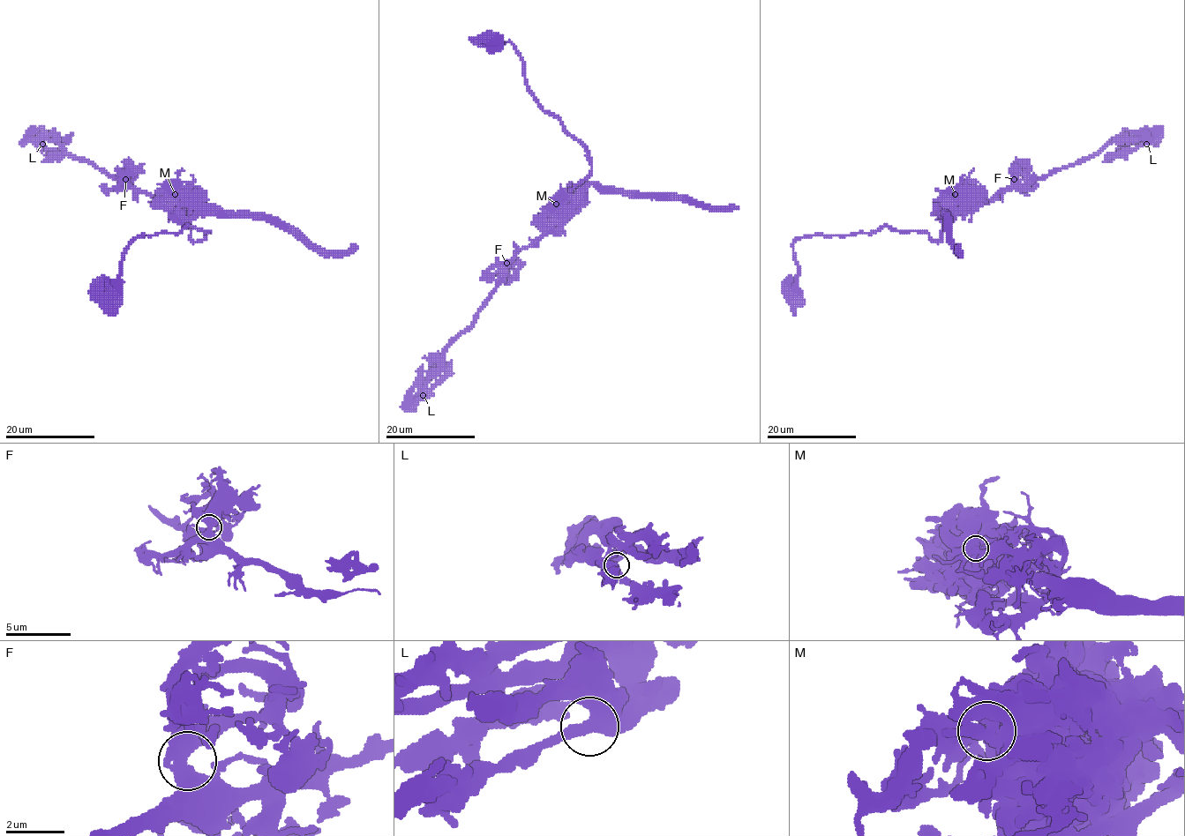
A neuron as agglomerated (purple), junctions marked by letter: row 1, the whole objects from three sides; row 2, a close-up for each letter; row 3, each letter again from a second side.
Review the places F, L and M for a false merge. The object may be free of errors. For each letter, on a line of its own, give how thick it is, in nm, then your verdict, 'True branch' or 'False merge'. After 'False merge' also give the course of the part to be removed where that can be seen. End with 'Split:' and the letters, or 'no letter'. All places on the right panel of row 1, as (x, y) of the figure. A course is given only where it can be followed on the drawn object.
F: Thickness 500 nm. True branch
L: Thickness 500 nm. True branch
M: Thickness 550 nm. False merge. Course of the part to remove: (955, 195), (946, 195), (956, 210), (970, 212), (997, 193), (1085, 161), (1113, 141), (1151, 138), (1108, 162)
Split: M

